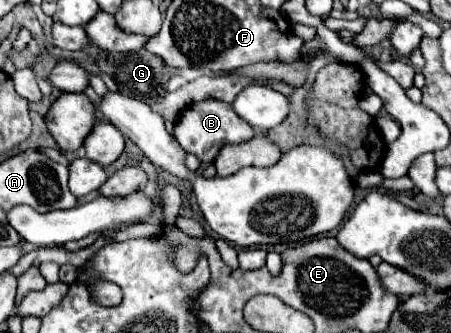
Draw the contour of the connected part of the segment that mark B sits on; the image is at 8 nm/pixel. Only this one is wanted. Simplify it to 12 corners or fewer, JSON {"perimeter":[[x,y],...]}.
{"perimeter":[[229,103],[187,105],[173,131],[185,151],[213,163],[223,145],[255,137]]}

